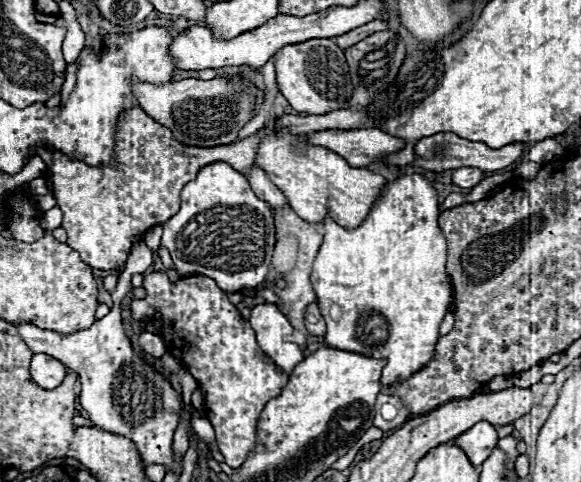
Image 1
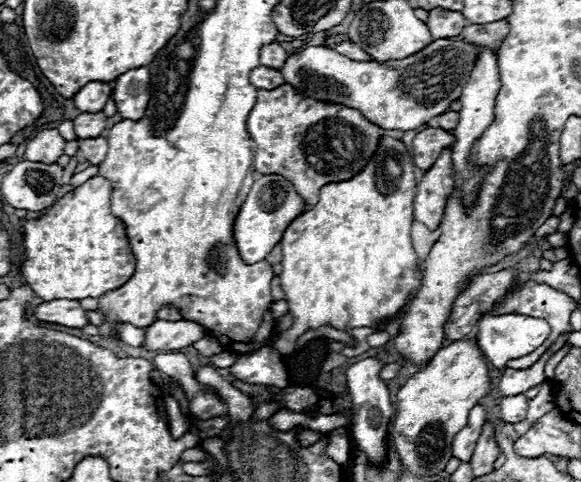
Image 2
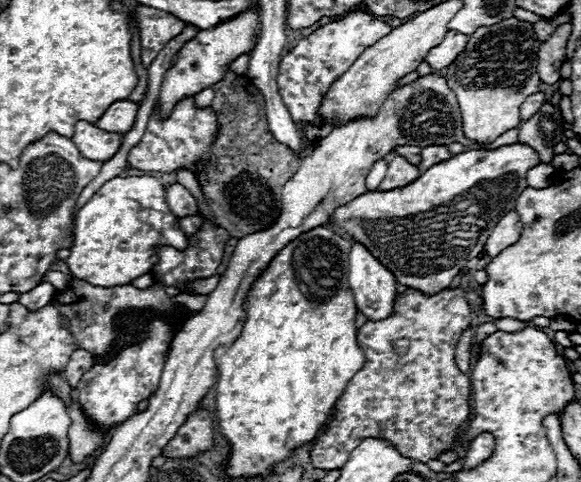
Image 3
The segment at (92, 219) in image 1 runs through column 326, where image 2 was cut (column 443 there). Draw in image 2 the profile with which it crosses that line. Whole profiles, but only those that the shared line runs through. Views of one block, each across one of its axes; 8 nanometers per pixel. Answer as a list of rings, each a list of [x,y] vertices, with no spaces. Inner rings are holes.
[[[448,110],[448,112],[440,114],[440,116],[438,116],[438,124],[440,124],[440,128],[444,128],[444,130],[448,130],[448,132],[454,130],[456,124],[458,124],[458,112]]]

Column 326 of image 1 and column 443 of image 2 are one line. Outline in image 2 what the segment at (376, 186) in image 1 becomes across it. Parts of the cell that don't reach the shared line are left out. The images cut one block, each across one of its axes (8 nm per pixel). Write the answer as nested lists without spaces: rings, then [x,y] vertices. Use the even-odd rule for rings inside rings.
[[[444,148],[434,162],[434,166],[424,174],[418,184],[416,198],[414,198],[414,220],[422,222],[428,230],[436,230],[446,210],[448,196],[456,184],[454,174],[450,174],[452,158],[450,148]]]

